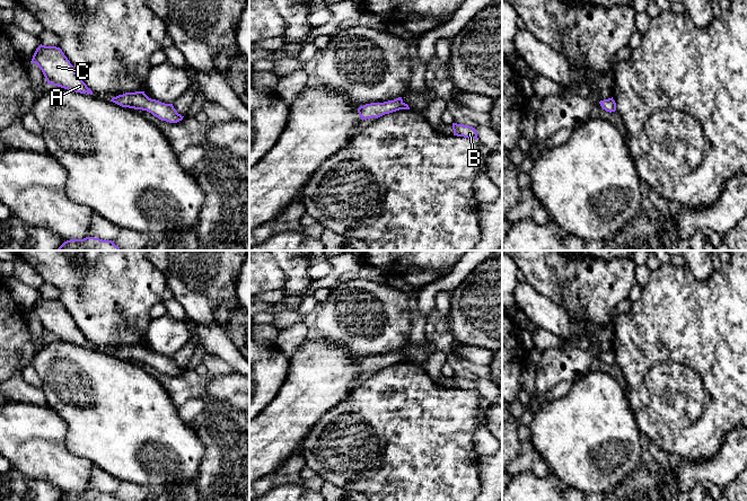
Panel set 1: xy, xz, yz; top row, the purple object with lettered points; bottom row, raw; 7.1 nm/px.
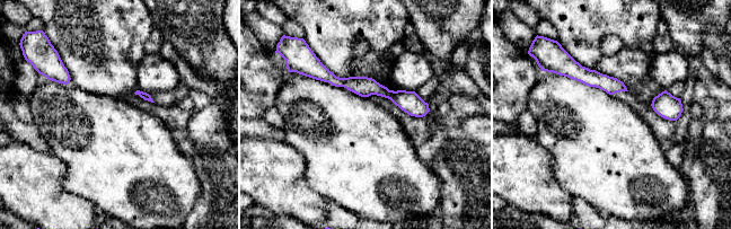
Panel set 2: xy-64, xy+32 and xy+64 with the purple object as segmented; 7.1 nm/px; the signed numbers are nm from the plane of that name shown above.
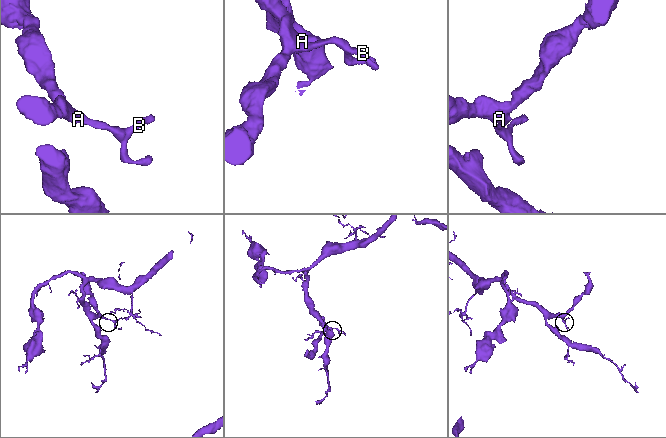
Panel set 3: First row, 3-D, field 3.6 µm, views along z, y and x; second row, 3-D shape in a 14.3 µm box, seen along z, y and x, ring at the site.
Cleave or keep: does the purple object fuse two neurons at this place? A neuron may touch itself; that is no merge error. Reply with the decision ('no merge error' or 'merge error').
no merge error

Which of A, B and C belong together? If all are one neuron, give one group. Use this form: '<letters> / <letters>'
A B C

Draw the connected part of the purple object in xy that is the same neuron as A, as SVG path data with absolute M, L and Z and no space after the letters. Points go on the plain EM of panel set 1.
M41 297L30 315L42 323L47 336L80 346L93 348L93 344L78 328L60 300Z

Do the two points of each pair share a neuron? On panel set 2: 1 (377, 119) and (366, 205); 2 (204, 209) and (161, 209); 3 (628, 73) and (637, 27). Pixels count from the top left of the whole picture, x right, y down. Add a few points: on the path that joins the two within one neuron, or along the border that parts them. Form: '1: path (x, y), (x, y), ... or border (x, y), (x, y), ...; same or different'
1: path (366, 140), (366, 184); same
2: border (200, 184), (201, 192), (185, 217); different
3: border (624, 45), (631, 49), (639, 49); different

